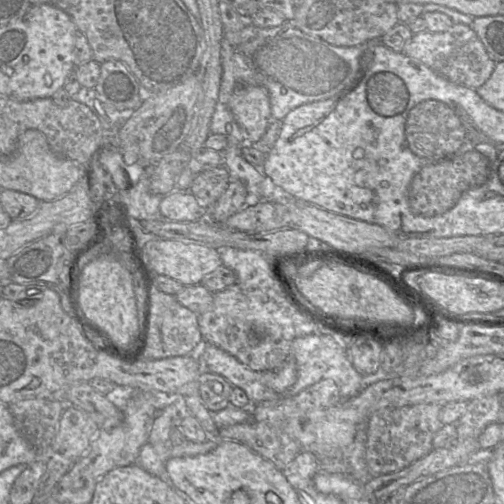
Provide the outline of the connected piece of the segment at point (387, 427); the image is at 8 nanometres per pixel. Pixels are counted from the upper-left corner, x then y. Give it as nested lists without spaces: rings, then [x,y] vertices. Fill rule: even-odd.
[[[422,403],[381,408],[369,418],[366,433],[366,463],[371,477],[398,472],[427,455],[435,434],[442,428],[440,411],[445,404]]]

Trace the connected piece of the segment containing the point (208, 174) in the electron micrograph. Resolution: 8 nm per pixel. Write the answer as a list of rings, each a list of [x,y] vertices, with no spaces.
[[[222,165],[197,174],[192,181],[189,191],[201,205],[211,209],[225,192],[230,181],[229,171]]]

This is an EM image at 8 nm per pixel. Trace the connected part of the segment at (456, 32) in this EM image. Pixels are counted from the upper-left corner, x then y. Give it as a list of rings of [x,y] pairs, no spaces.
[[[453,24],[444,32],[425,30],[413,34],[402,52],[421,61],[450,82],[472,89],[482,86],[489,79],[496,65],[476,32],[466,24]]]

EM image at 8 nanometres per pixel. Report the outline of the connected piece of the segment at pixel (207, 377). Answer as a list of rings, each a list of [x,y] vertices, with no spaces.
[[[204,372],[198,379],[199,395],[210,412],[217,412],[230,404],[233,385],[224,377],[211,372]]]

